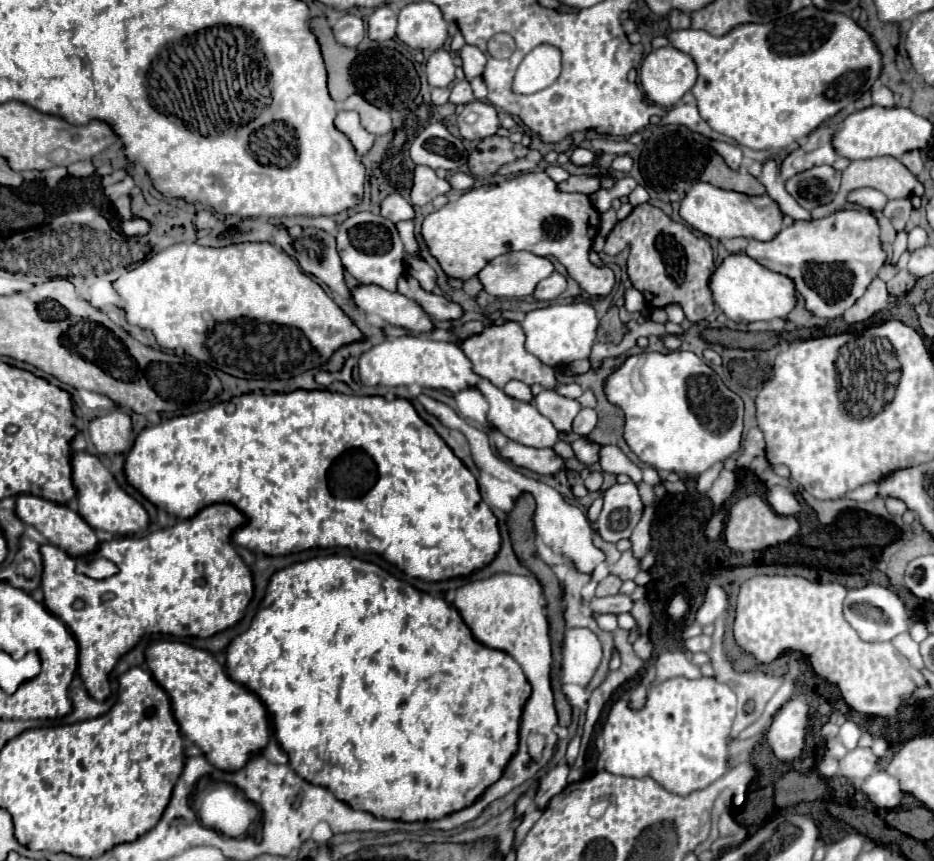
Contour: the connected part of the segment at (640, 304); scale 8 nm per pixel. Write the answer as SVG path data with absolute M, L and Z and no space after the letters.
M631 287L631 289L627 289L625 291L625 309L627 311L643 311L647 305L645 305L645 299L643 299L643 295L635 289L635 287Z

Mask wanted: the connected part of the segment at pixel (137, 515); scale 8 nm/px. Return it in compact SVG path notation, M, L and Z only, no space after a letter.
M73 451L71 455L71 479L77 491L77 505L79 515L93 527L101 531L109 531L113 535L131 535L131 533L143 533L147 529L149 517L147 511L137 503L133 497L129 497L113 479L109 469L99 461L97 455L91 455L87 451Z

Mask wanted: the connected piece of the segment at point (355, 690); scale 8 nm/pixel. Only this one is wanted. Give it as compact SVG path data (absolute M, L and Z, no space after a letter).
M343 555L315 557L273 573L249 629L227 645L225 669L233 681L241 683L263 701L269 717L273 719L273 733L283 751L289 755L289 767L299 777L333 791L339 801L375 817L431 821L469 807L491 783L501 777L505 765L519 747L519 719L523 705L531 695L531 685L513 657L509 657L505 651L497 651L475 641L459 611L445 599L417 591L409 583L387 573L383 575L375 573L373 563Z

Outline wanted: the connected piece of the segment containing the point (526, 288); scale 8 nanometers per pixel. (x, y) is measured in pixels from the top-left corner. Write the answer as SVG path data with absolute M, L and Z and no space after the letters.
M515 251L495 257L479 273L487 293L495 297L521 299L535 291L537 283L553 273L553 263L547 257L537 257L529 251Z

